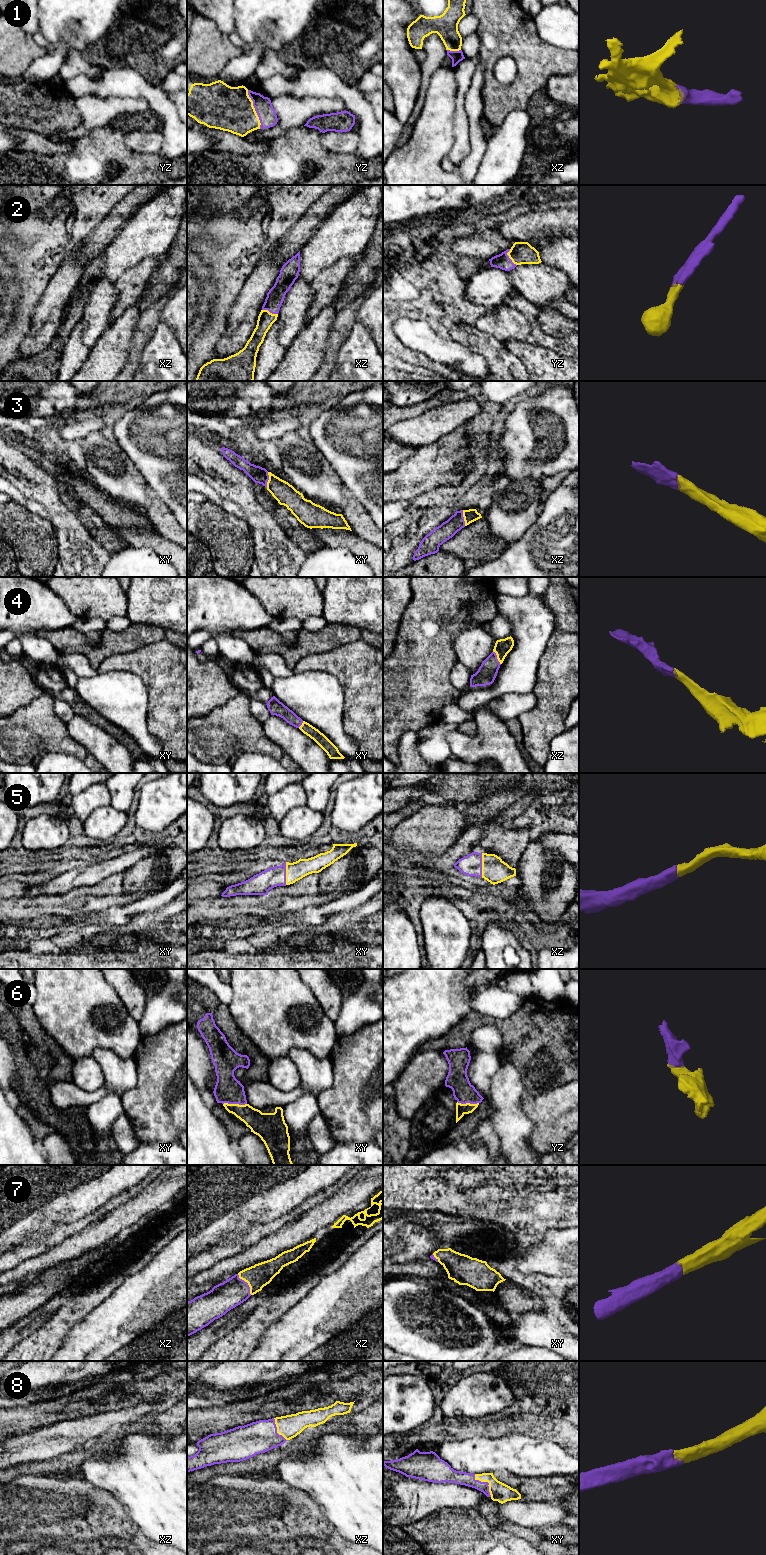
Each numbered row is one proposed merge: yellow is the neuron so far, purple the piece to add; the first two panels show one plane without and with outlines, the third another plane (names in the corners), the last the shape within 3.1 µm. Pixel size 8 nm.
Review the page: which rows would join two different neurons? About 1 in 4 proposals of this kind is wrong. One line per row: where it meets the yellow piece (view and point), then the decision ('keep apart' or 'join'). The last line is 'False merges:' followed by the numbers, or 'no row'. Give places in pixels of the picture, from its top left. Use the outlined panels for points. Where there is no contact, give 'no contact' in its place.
1: yz (254, 109) | join
2: yz (509, 257) | join
3: xy (268, 480) | join
4: xz (497, 658) | join
5: xz (482, 865) | join
6: xy (235, 1104) | join
7: xz (247, 1282) | join
8: xy (486, 1481) | join
False merges: no row

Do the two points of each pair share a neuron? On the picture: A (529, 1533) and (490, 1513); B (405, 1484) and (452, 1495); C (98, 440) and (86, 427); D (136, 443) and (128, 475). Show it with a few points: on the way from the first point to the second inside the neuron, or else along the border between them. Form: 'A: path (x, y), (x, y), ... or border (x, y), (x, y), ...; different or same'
A: path (519, 1531), (500, 1522); same
B: path (417, 1495), (440, 1495); same
C: border (106, 431), (91, 431), (79, 440); different
D: border (117, 443), (145, 481); different

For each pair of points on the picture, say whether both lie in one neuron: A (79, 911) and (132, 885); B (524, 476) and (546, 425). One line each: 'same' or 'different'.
A: different
B: same

